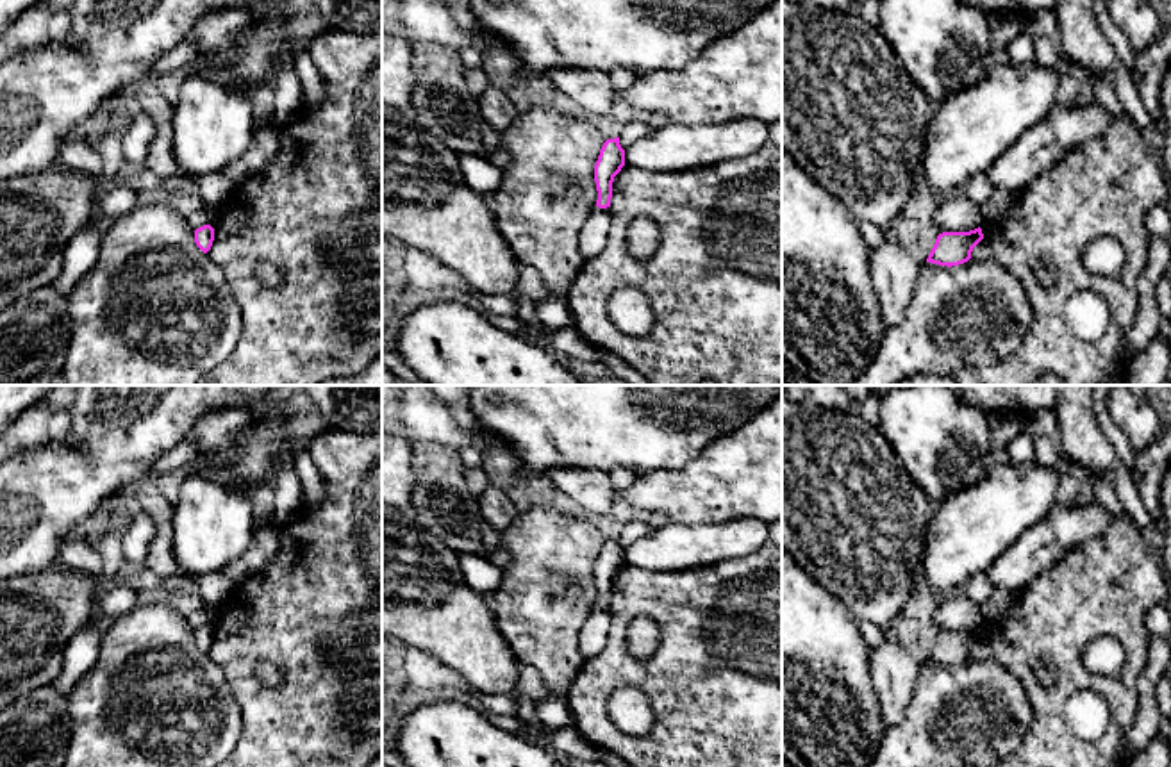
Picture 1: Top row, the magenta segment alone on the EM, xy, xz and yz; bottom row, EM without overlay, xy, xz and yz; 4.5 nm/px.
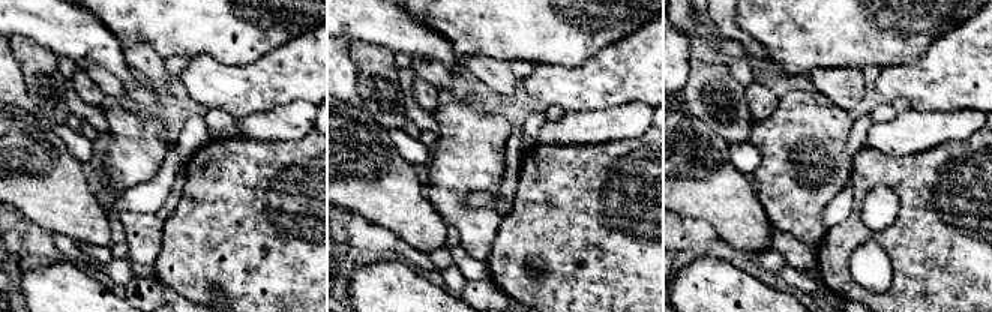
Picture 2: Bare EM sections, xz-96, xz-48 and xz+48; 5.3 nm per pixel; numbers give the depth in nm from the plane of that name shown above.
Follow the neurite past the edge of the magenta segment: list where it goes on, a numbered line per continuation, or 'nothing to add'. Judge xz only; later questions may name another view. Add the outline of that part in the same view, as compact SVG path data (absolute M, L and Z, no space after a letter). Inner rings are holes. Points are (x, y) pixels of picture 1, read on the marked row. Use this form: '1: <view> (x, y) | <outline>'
1: xz (593, 234) | M594 205L593 212L578 232L578 252L584 259L591 259L605 248L609 227L610 209L600 209Z

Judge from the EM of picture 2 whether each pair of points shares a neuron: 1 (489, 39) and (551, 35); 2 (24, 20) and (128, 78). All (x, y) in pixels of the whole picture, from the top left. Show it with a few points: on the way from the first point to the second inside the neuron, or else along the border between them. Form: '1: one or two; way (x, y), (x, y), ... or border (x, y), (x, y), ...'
1: one; way (505, 35), (536, 35)
2: one; way (50, 20), (95, 44), (104, 53)

